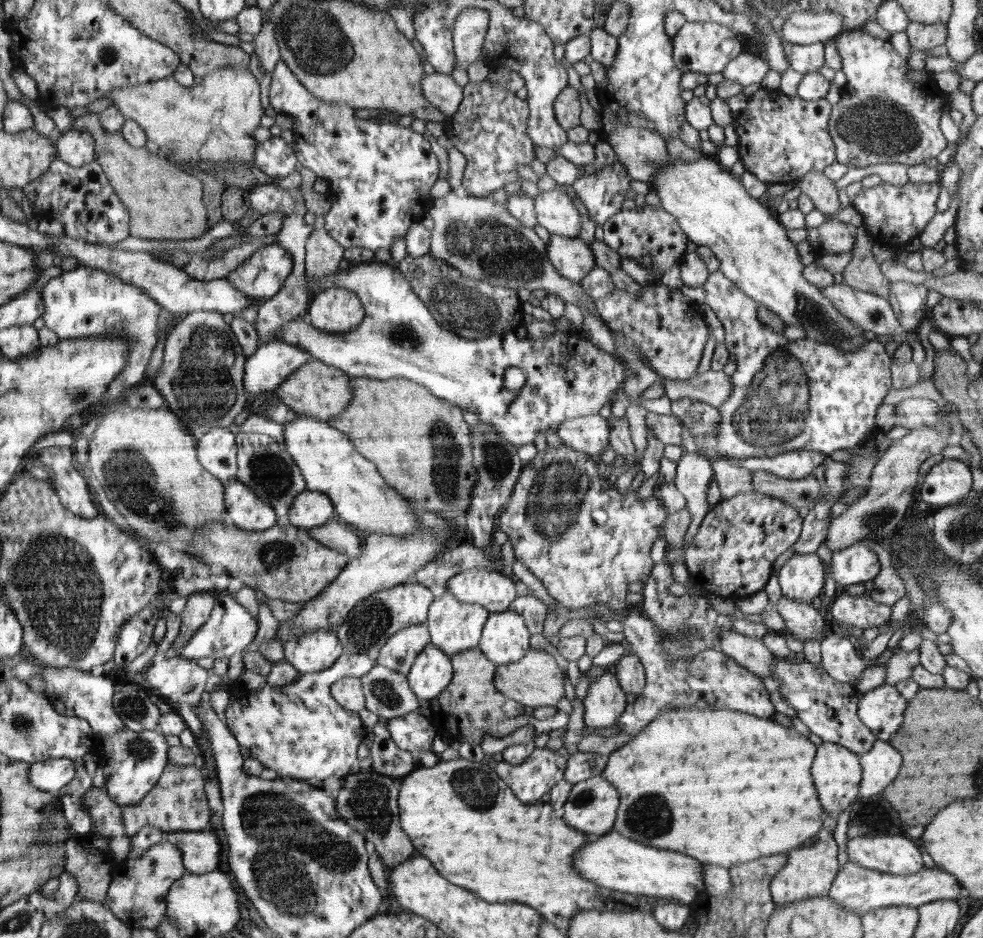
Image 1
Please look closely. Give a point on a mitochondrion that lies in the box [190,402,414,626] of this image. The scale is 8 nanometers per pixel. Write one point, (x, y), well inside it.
(269, 472)

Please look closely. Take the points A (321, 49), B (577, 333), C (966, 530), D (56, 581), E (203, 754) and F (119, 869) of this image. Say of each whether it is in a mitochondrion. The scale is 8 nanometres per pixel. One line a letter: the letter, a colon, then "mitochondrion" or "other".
A: mitochondrion
B: other
C: mitochondrion
D: mitochondrion
E: other
F: other

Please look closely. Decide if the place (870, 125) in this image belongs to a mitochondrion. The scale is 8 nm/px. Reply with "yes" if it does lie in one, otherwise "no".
yes

